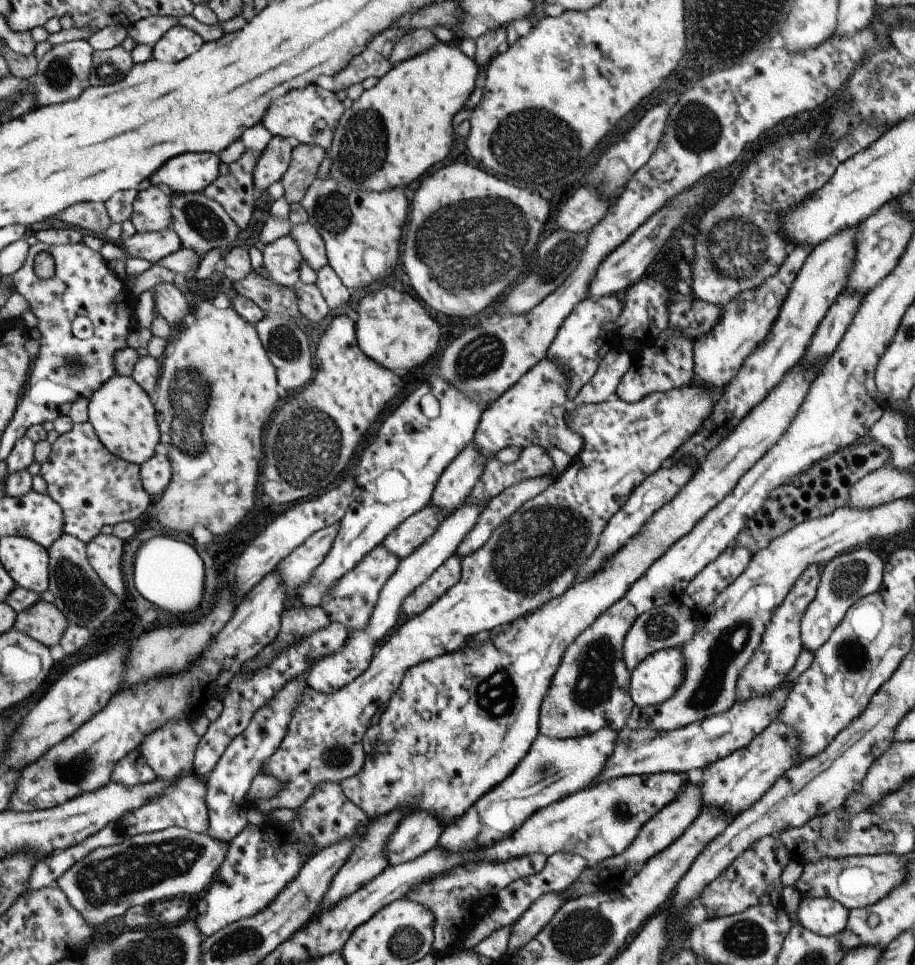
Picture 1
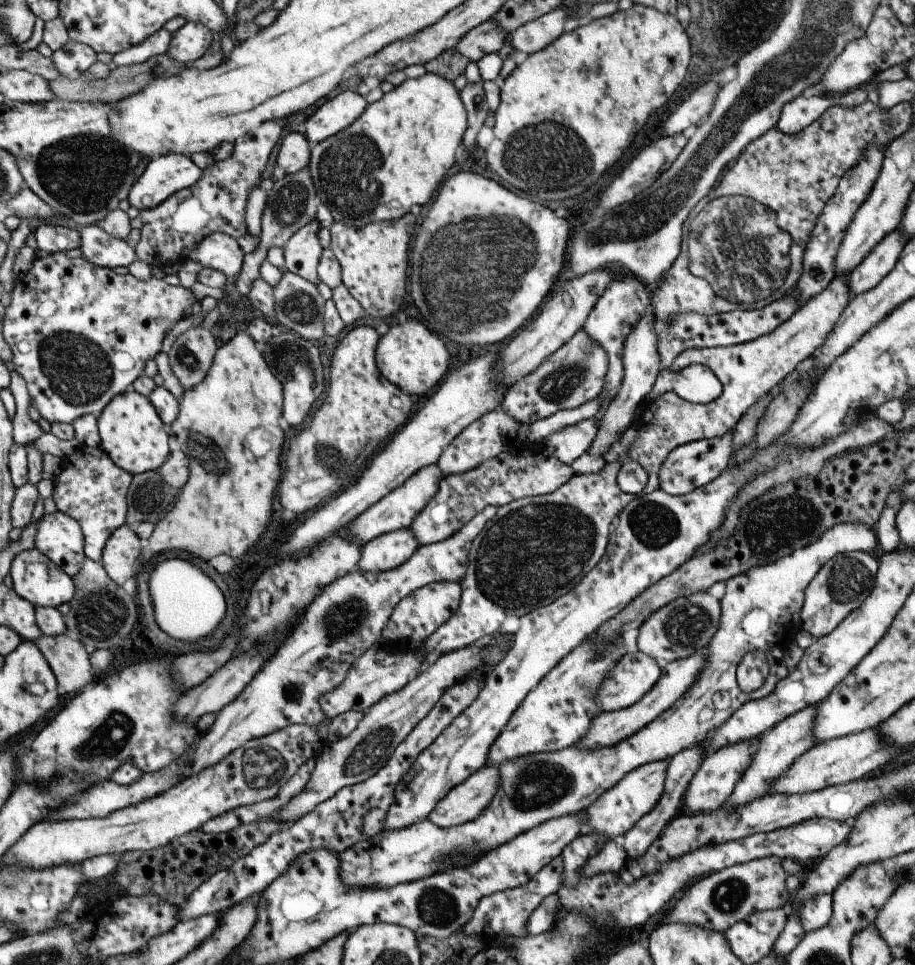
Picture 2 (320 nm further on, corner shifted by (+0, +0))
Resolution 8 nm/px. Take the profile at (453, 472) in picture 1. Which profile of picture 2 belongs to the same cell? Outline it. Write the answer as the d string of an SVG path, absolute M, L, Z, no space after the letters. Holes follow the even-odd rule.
M499 405L495 410L483 414L481 418L477 418L477 421L465 426L449 442L449 445L445 446L437 460L436 466L444 477L465 474L465 472L477 468L483 462L498 456L501 452L510 452L515 449L518 444L516 437L519 426L522 425L517 424L513 418L509 418Z

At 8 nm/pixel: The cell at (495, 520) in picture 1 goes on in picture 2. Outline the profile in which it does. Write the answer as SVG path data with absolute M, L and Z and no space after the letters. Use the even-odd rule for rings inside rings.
M485 506L458 532L443 541L418 546L406 562L393 570L365 572L365 570L356 569L326 585L309 604L297 628L287 635L287 638L281 642L281 646L268 658L237 698L219 710L217 719L210 728L195 740L188 760L183 763L183 767L180 767L180 777L198 774L201 770L221 761L221 758L225 758L227 754L231 754L245 742L265 737L289 724L307 724L307 726L319 728L319 724L326 718L318 704L321 694L337 688L341 680L345 678L345 670L349 670L349 666L353 665L353 660L359 658L365 650L377 645L381 630L401 598L405 598L407 594L413 593L413 590L429 585L431 582L459 583L461 581L461 578L465 576L467 552L477 534L484 530L485 524L495 515L495 512L495 507Z

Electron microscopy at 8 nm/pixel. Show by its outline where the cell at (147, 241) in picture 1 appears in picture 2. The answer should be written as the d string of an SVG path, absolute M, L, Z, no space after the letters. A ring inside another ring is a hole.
M97 225L84 226L78 233L80 257L96 267L128 267L138 259L134 248L124 240L110 237Z

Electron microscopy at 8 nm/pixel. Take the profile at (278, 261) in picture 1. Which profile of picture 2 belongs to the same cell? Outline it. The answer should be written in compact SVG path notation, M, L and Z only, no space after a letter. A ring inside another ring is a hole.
M316 220L307 222L282 247L287 271L311 282L315 287L320 282L316 267L323 250L317 240L319 226Z

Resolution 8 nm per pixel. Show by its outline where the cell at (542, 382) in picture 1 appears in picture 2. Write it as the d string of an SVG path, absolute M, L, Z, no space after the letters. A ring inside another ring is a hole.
M580 329L571 336L560 348L557 348L549 357L546 357L533 372L529 372L524 378L519 378L510 385L501 401L501 410L513 418L517 424L529 425L539 419L546 418L559 410L568 410L586 406L593 402L603 388L603 378L607 373L607 354L599 348L585 332Z

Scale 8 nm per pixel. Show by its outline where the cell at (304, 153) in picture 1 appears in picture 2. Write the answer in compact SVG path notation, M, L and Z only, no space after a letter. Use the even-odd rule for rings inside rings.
M305 166L299 172L285 173L285 176L277 185L271 184L269 186L269 199L260 217L260 234L257 248L261 250L261 253L269 250L271 246L282 248L285 242L299 228L302 228L307 222L311 222L311 220L316 220L315 213L320 201L317 199L307 168Z

